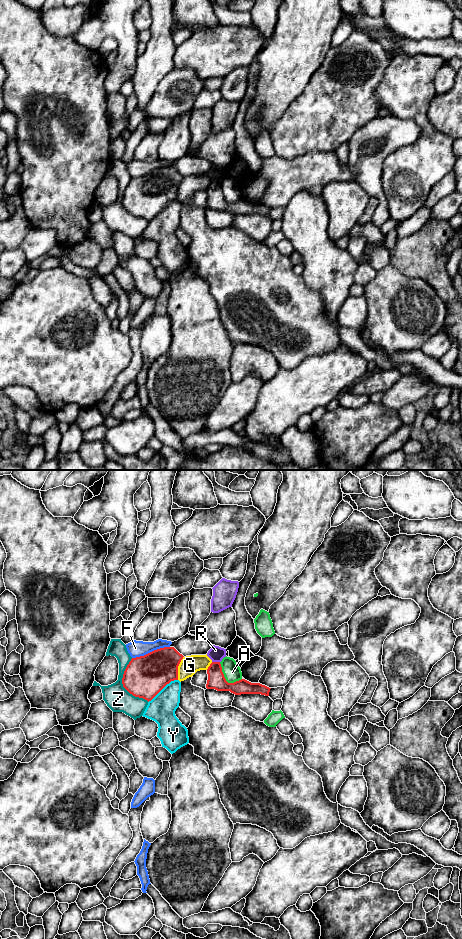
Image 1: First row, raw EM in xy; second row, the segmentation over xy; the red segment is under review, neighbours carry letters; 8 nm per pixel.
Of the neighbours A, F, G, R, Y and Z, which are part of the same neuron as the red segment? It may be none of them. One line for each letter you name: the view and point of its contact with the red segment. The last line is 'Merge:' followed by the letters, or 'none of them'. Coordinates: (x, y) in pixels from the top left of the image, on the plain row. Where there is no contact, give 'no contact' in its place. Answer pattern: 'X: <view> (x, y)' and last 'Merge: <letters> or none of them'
Merge: none of them

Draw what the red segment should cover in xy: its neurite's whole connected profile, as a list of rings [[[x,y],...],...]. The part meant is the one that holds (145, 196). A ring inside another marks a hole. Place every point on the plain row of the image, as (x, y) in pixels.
[[[164,167],[132,178],[123,194],[123,207],[149,222],[167,204],[178,200],[178,186],[183,177],[174,167]]]

